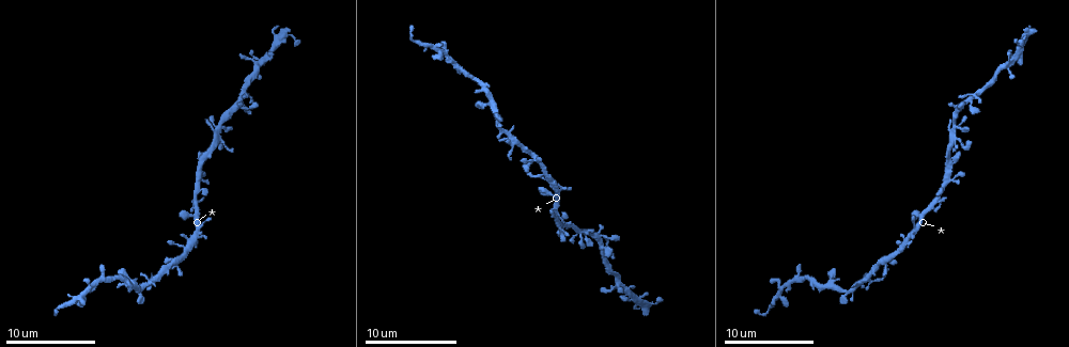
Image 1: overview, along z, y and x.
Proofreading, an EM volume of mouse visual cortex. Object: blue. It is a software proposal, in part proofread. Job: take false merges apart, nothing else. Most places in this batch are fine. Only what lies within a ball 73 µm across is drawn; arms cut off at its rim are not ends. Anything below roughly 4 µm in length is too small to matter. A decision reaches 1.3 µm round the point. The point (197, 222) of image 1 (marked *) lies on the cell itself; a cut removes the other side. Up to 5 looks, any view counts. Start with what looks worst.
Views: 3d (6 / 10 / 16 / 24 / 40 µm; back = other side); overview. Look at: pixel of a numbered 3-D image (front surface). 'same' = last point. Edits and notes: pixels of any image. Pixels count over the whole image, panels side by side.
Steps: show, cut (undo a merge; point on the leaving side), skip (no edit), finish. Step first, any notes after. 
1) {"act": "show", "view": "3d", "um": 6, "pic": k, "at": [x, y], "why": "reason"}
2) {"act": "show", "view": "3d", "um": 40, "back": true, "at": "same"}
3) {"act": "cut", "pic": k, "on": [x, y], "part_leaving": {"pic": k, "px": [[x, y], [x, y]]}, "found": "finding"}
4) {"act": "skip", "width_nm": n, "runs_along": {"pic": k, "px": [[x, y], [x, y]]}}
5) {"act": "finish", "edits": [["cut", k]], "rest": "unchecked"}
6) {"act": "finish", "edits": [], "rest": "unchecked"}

{"act": "show", "view": "3d", "um": 10, "pic": 1, "at": [61, 304], "why": "sudden change in width"}

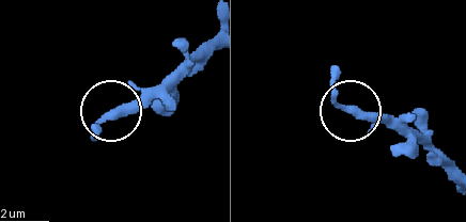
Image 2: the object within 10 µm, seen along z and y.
{"act": "skip", "width_nm": 340, "found": "all the same cell"}

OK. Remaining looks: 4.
{"act": "show", "view": "3d", "um": 10, "pic": 1, "at": [595, 236], "why": "sudden change in width"}

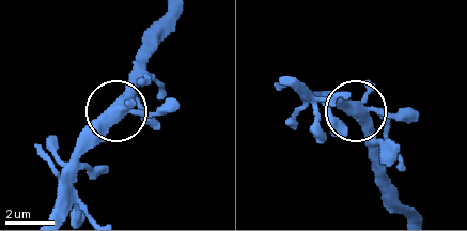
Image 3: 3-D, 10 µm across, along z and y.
{"act": "show", "view": "3d", "um": 10, "back": true, "pic": 3, "at": [357, 115]}

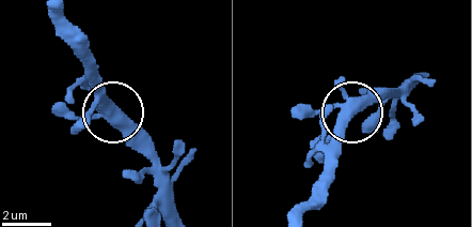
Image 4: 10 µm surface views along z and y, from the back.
{"act": "skip", "runs_along": {"pic": 4, "px": [[424, 76], [399, 91], [366, 96], [326, 144]]}, "found": "all the same cell"}

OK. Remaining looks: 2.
{"act": "show", "view": "3d", "um": 10, "pic": 1, "at": [844, 290], "why": "narrows sharply"}

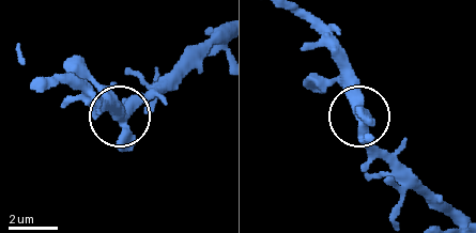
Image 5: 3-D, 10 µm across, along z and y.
{"act": "skip", "arms": 4, "found": "all the same cell"}

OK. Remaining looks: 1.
{"act": "finish", "edits": [], "rest": "unchecked"}

